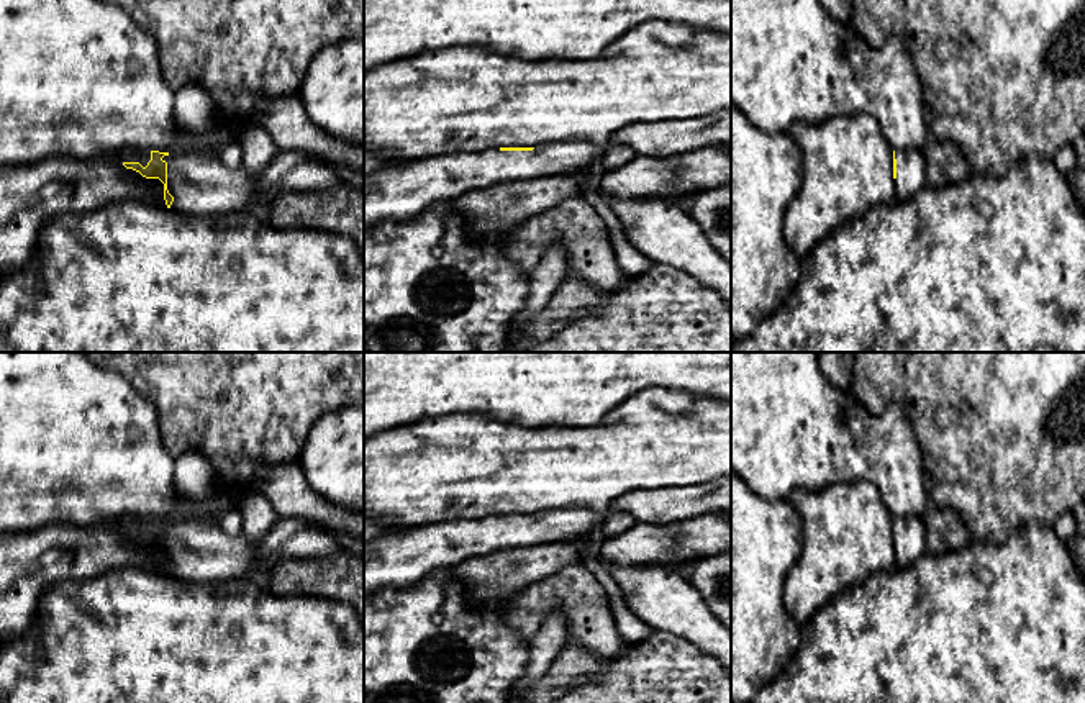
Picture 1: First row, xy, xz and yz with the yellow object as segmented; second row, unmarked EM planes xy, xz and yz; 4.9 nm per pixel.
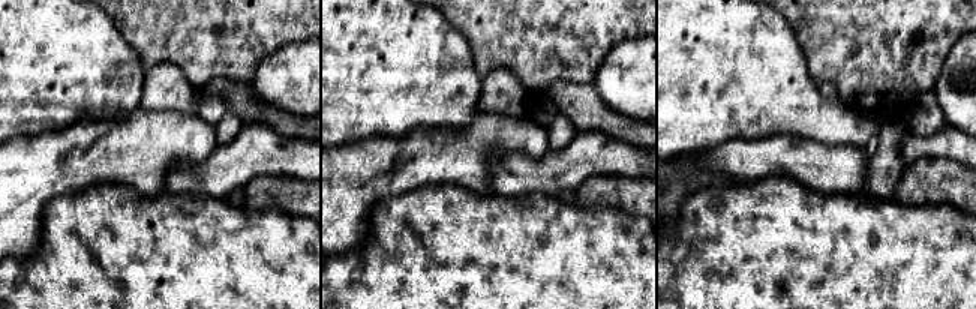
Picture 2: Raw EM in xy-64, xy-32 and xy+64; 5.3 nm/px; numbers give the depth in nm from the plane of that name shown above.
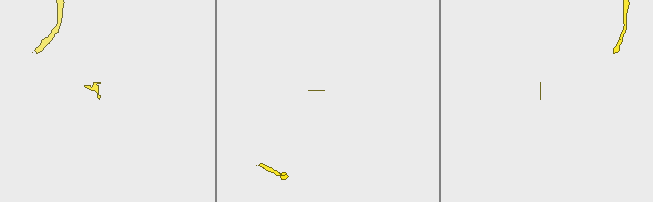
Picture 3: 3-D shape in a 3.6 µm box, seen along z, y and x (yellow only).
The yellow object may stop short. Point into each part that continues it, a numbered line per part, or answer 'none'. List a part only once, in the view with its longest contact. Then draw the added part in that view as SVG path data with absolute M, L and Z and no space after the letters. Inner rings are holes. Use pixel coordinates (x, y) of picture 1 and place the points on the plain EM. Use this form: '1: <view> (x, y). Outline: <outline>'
1: xy (200, 553). Outline: M277 518L257 544L244 536L228 536L218 526L202 521L177 521L164 528L167 557L174 564L170 575L193 583L247 578L256 560L272 572L284 559L349 552L329 528L302 518Z

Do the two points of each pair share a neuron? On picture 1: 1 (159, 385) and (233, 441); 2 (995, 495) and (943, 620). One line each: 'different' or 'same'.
1: same
2: different

